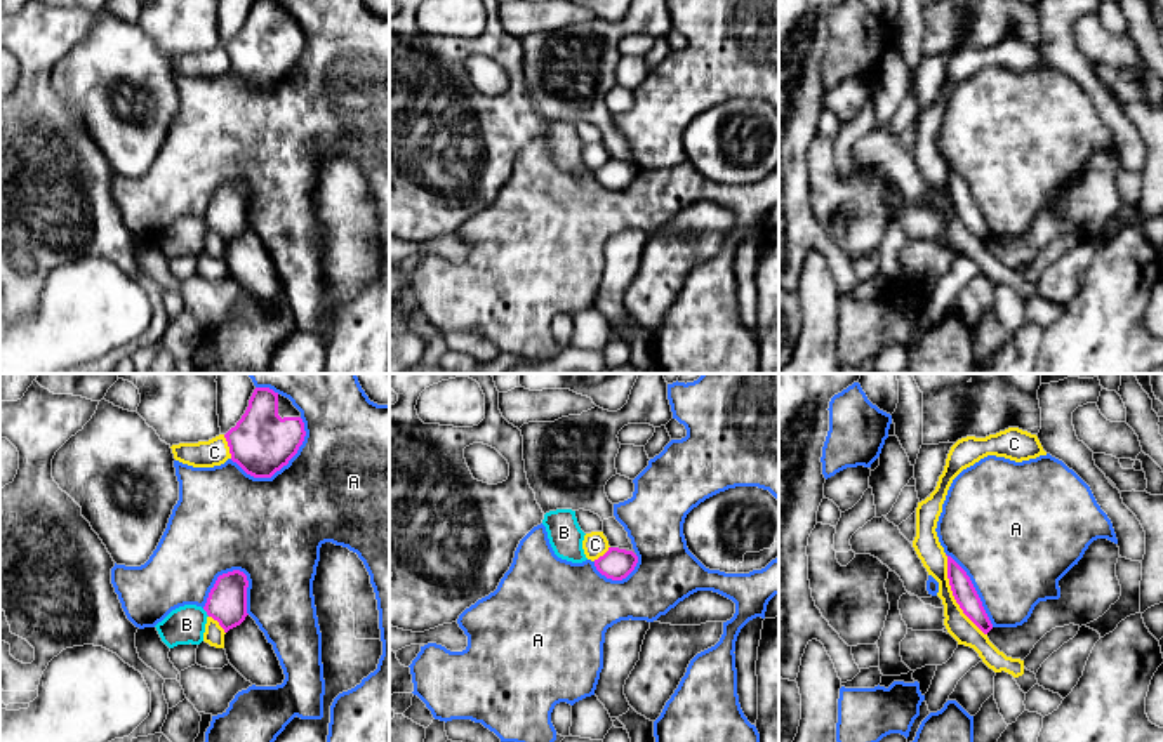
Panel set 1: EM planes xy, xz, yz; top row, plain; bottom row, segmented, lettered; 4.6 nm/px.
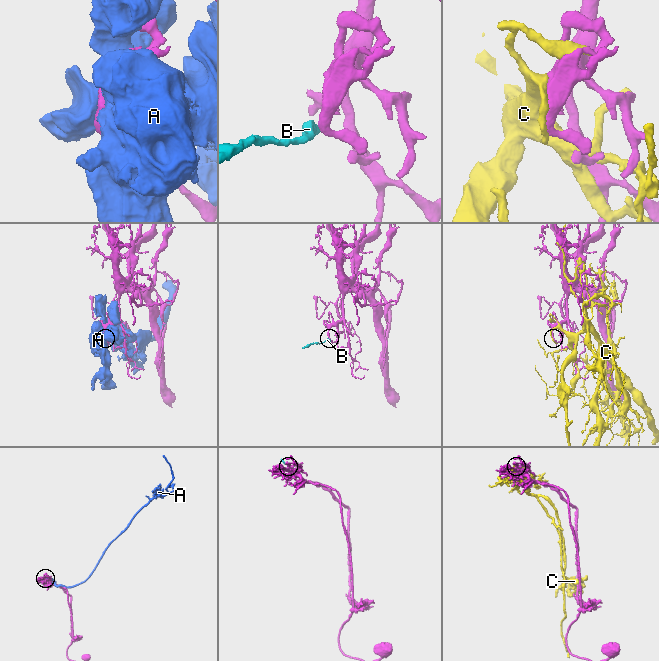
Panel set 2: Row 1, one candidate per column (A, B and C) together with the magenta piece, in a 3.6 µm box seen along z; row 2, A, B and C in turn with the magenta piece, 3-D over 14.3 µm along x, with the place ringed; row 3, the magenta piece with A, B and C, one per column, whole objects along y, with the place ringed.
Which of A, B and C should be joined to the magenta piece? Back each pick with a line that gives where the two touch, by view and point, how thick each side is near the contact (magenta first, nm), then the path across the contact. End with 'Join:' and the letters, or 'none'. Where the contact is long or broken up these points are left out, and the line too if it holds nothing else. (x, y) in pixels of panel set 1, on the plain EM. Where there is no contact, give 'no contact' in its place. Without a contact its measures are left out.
Join: none

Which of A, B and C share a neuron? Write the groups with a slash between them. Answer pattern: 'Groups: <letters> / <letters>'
Groups: A / B / C

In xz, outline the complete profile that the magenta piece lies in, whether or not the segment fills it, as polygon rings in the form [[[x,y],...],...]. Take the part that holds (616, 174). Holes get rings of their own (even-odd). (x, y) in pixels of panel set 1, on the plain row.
[[[608,158],[608,162],[595,170],[596,181],[612,191],[626,189],[636,177],[638,167],[633,162]]]

